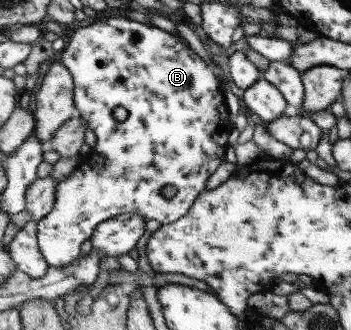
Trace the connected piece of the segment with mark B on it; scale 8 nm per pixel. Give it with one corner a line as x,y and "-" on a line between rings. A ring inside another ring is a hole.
105,17
102,20
94,20
89,26
77,28
70,31
66,37
66,46
60,54
63,64
71,71
74,76
74,98
78,108
79,115
87,122
87,125
96,134
96,145
89,155
83,159
79,167
71,174
70,177
58,182
55,197
55,206
53,210
38,221
38,243
43,256
51,267
69,266
81,257
81,246
83,242
93,236
95,229
102,222
109,221
110,218
118,217
127,212
136,212
142,214
146,221
157,220
162,225
166,225
186,216
190,212
191,206
198,200
198,196
205,192
209,178
215,174
215,170
225,162
225,152
229,146
229,134
233,132
229,108
225,104
225,93
221,89
221,82
217,78
216,71
212,65
207,64
187,42
177,38
171,32
161,30
159,26
141,24
129,17
-
123,107
128,112
128,117
123,121
115,120
115,108
-
169,184
176,186
178,191
175,196
165,198
163,188

